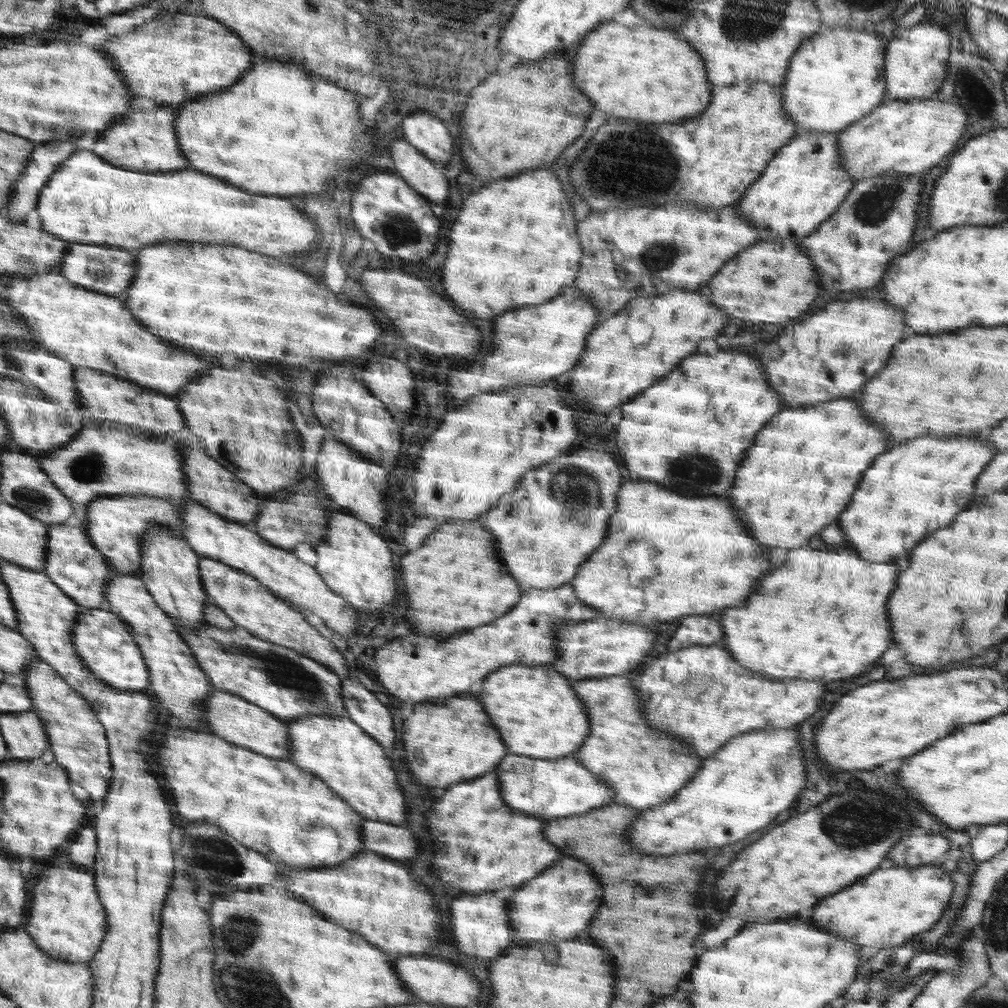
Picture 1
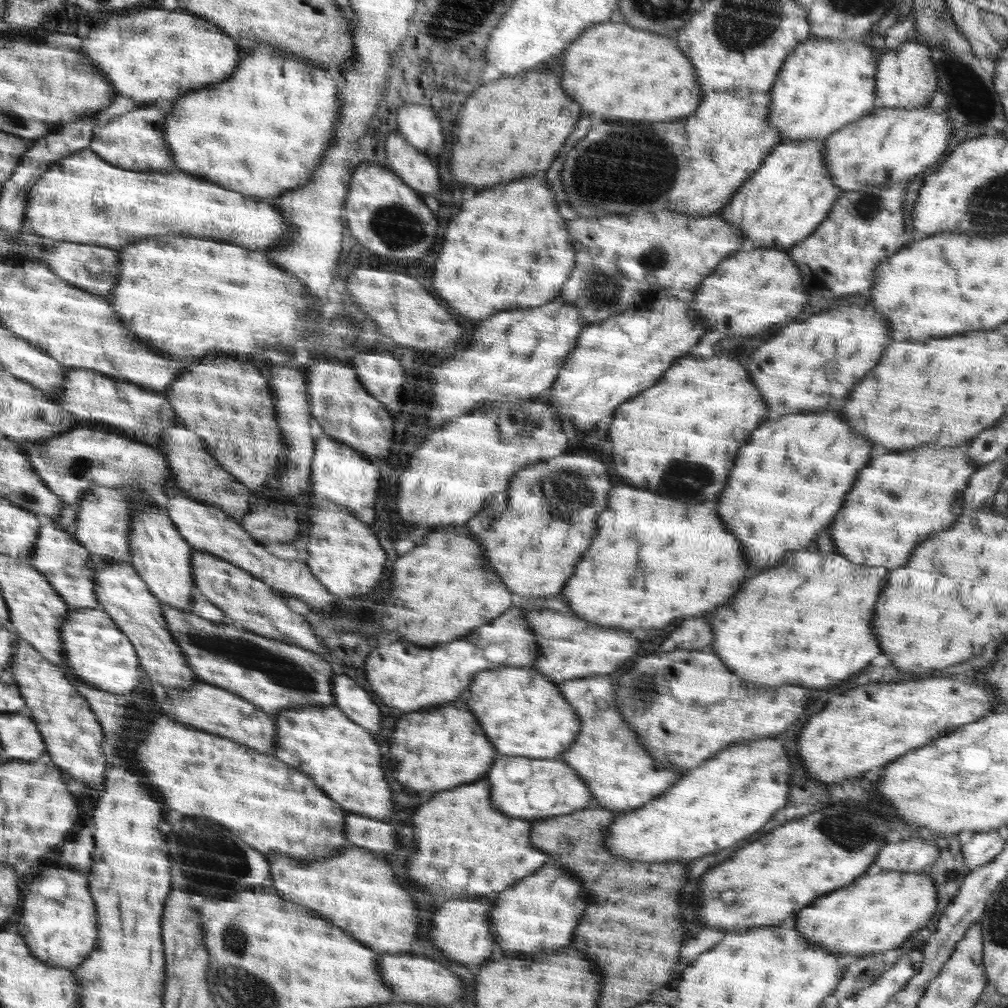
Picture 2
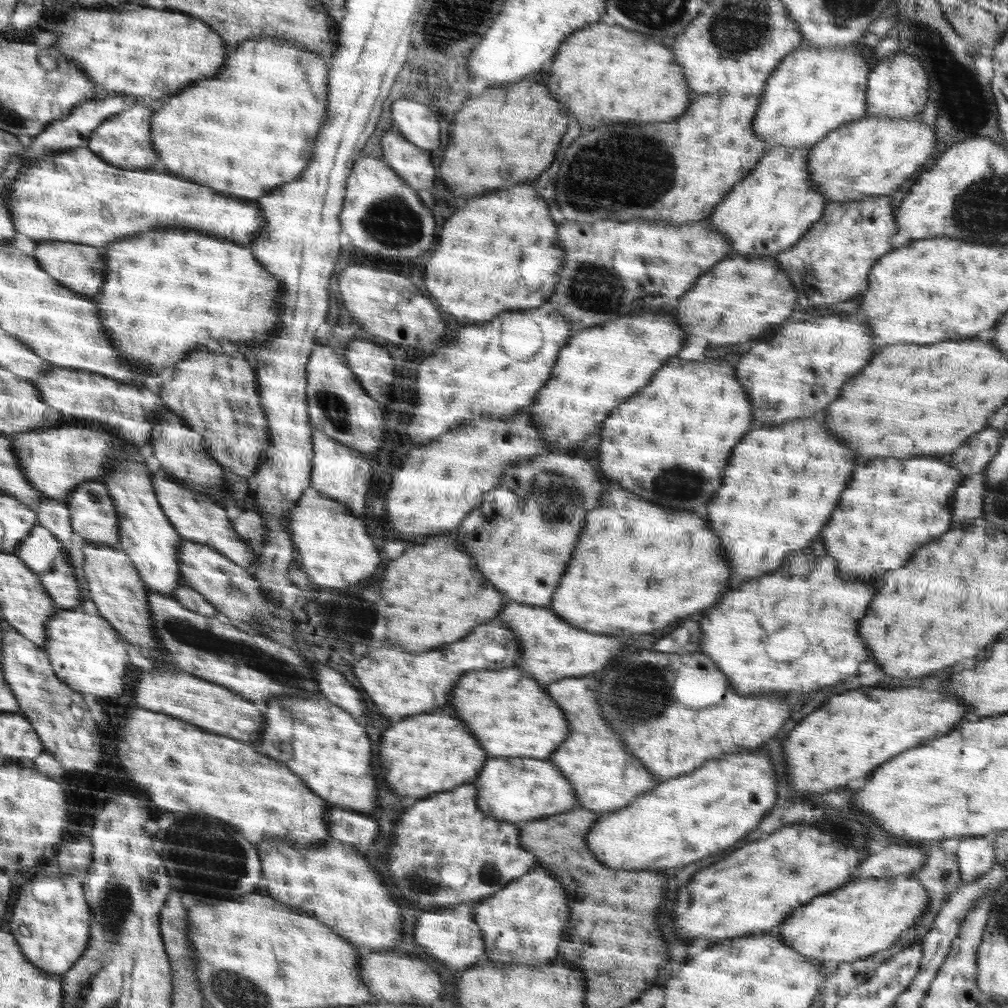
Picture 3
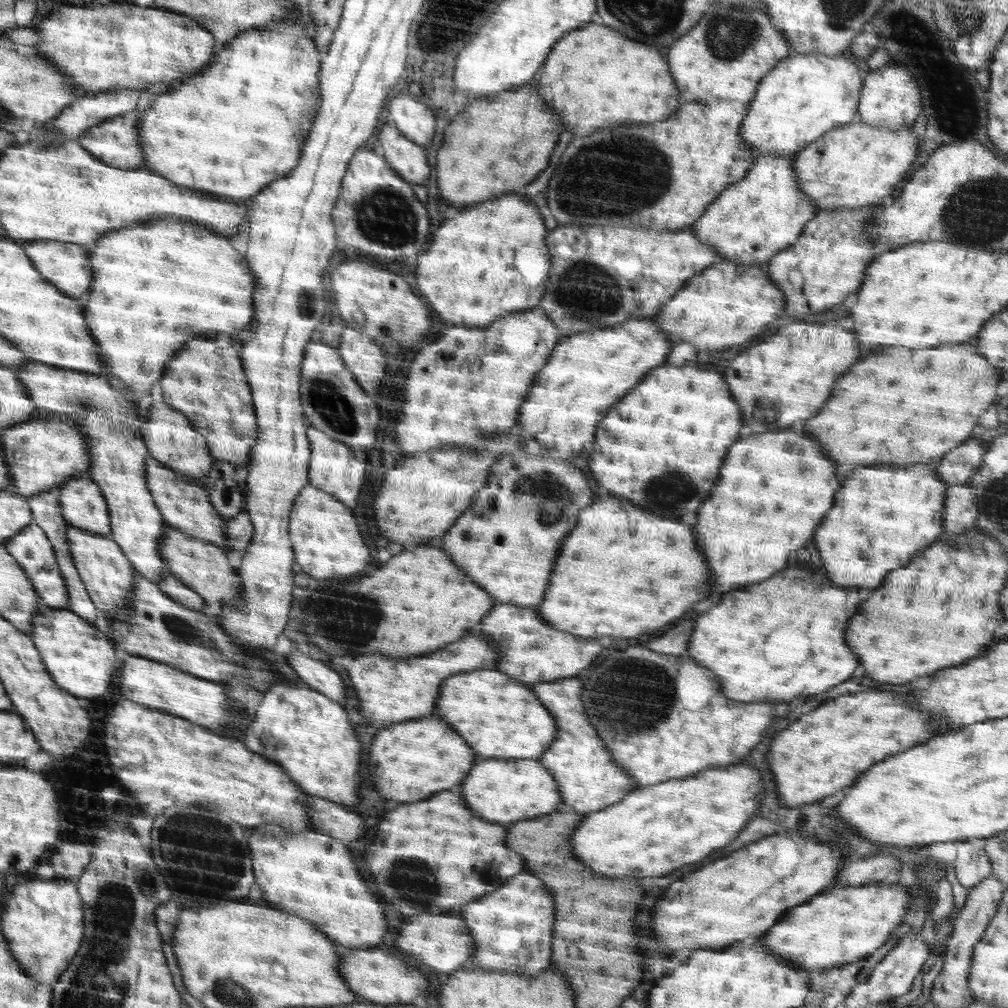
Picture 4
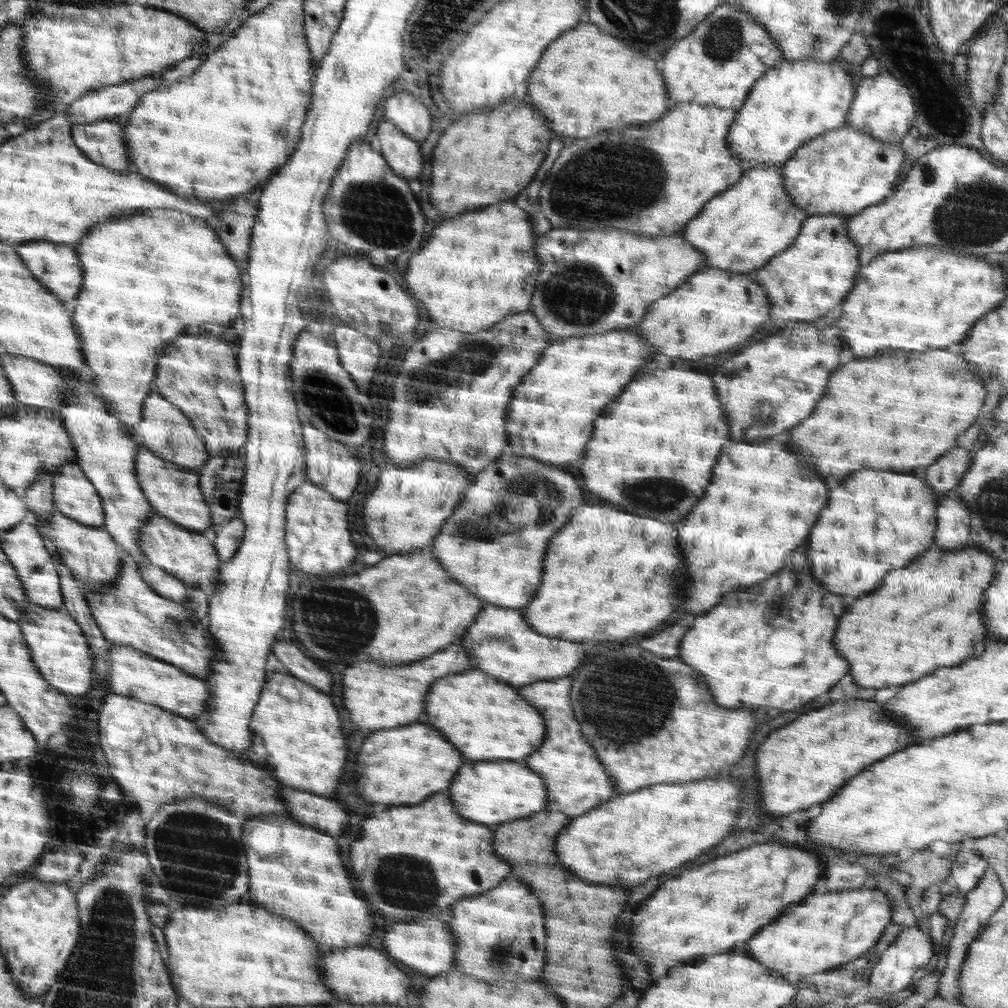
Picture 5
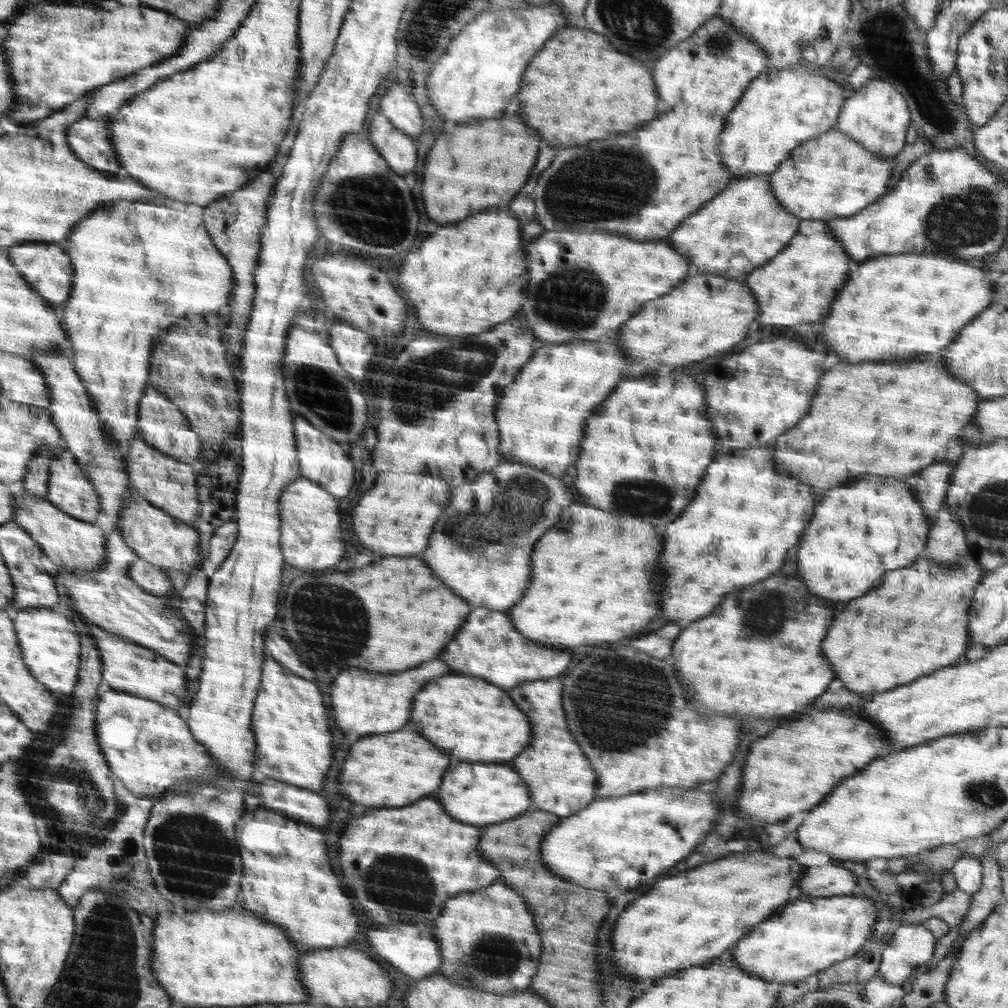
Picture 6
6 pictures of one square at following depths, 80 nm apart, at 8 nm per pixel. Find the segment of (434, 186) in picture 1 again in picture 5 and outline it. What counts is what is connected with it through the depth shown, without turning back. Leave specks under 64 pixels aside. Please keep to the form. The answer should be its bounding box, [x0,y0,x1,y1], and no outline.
[375,118,422,178]

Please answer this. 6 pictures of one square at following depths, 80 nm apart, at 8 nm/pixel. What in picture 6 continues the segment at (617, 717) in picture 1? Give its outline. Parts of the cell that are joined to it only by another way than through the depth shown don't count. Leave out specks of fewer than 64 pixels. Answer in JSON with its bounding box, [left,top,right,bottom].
[506,678,600,818]

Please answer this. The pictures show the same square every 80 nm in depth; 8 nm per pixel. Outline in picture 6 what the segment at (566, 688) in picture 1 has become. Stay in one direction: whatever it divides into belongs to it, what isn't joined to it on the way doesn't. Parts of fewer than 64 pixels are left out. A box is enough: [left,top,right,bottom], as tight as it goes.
[406,673,532,762]

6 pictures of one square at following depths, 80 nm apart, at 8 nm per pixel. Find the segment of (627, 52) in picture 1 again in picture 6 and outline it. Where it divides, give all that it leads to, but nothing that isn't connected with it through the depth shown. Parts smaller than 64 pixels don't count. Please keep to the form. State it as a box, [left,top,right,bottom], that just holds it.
[518,27,660,148]

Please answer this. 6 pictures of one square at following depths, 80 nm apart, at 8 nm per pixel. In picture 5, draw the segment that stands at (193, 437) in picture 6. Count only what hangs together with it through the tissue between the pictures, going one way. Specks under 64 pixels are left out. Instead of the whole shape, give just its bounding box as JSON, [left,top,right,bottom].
[138,390,210,472]

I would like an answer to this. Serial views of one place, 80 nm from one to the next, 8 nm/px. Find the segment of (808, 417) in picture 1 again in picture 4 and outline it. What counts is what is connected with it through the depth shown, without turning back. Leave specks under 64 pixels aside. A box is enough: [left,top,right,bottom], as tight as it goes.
[693,426,840,594]

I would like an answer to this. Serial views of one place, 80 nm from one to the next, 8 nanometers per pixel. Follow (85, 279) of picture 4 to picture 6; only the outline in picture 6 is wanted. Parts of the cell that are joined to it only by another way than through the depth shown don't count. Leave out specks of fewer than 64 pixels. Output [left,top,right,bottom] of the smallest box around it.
[10,243,72,309]

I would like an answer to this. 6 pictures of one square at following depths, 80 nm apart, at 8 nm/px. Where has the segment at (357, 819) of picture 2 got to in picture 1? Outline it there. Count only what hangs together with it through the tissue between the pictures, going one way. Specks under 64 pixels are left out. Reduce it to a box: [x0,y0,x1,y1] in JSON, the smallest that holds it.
[361,819,420,862]

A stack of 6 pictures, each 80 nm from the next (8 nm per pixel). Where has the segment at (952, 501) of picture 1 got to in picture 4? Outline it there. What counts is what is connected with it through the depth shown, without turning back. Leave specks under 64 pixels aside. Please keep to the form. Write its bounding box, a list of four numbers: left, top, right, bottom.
[814,463,948,589]

